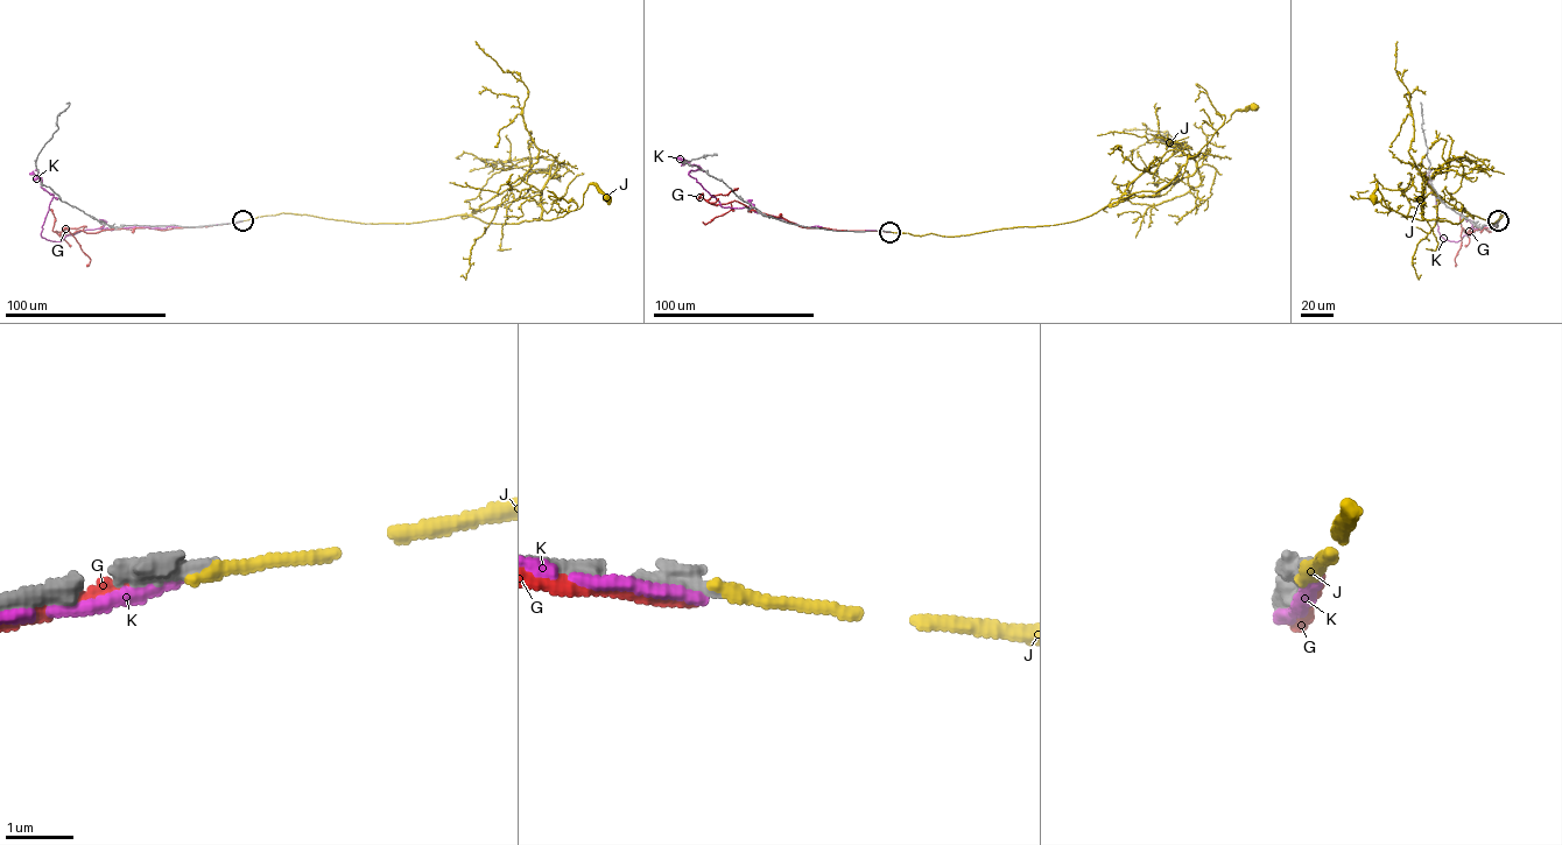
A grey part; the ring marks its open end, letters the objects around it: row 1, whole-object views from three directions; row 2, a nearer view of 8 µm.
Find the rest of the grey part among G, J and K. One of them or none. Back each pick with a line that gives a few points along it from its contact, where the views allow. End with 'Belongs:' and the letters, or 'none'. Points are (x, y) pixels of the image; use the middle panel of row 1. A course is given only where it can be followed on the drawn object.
J: it runs (889, 231), (955, 237), (1057, 225), (1089, 217), (1134, 192), (1158, 191), (1237, 110), (1254, 107)
Belongs: J

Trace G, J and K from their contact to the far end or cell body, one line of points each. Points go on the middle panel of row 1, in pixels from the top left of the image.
G: (887, 231), (806, 227), (736, 201), (719, 204), (708, 201), (733, 189)
J: (889, 231), (955, 237), (1057, 225), (1089, 217), (1134, 192), (1158, 191), (1237, 110), (1254, 107)
K: (888, 231), (801, 226), (746, 208), (724, 208), (688, 174), (701, 168), (689, 164), (689, 161), (682, 164)

